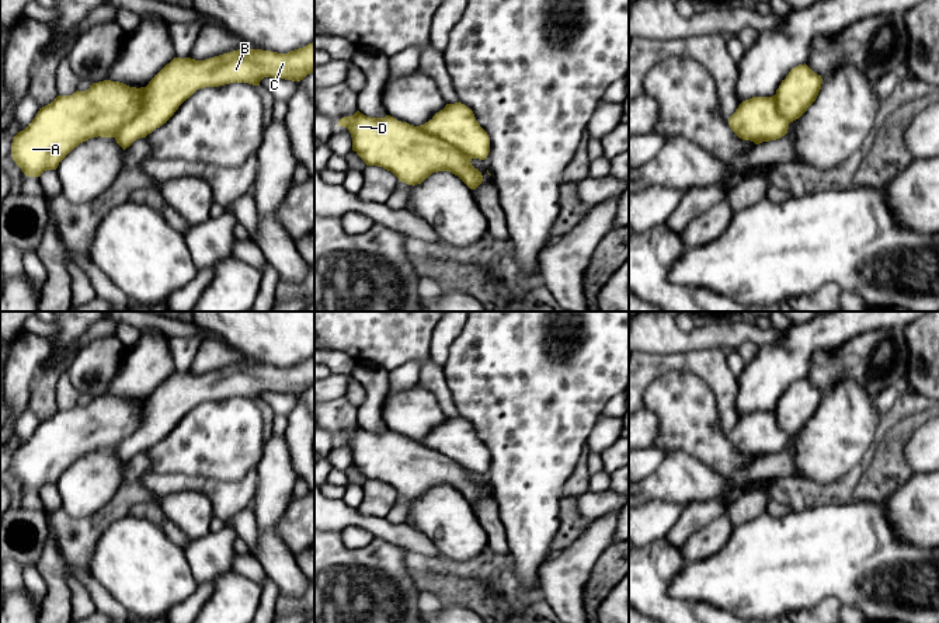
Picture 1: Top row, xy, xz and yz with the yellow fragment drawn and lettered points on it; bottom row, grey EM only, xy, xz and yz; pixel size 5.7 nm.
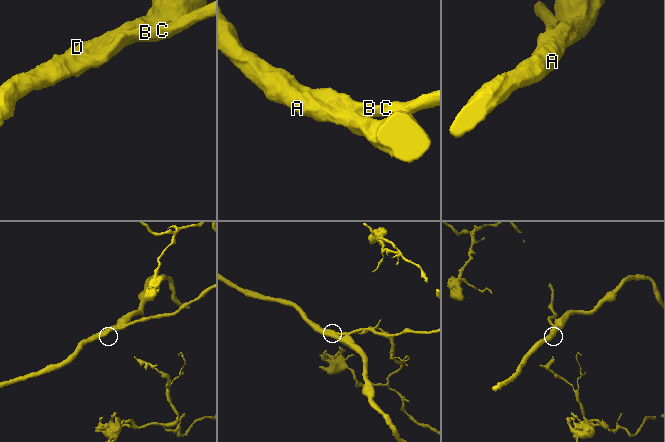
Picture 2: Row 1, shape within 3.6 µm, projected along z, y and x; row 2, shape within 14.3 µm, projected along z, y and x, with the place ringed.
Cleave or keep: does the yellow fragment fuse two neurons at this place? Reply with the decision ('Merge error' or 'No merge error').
No merge error

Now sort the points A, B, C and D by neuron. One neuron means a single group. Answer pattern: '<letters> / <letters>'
A B C D

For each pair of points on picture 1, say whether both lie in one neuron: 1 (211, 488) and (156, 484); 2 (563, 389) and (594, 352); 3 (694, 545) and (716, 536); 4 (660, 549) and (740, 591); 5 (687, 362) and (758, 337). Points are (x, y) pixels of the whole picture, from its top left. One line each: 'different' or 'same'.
1: same
2: same
3: same
4: different
5: different

